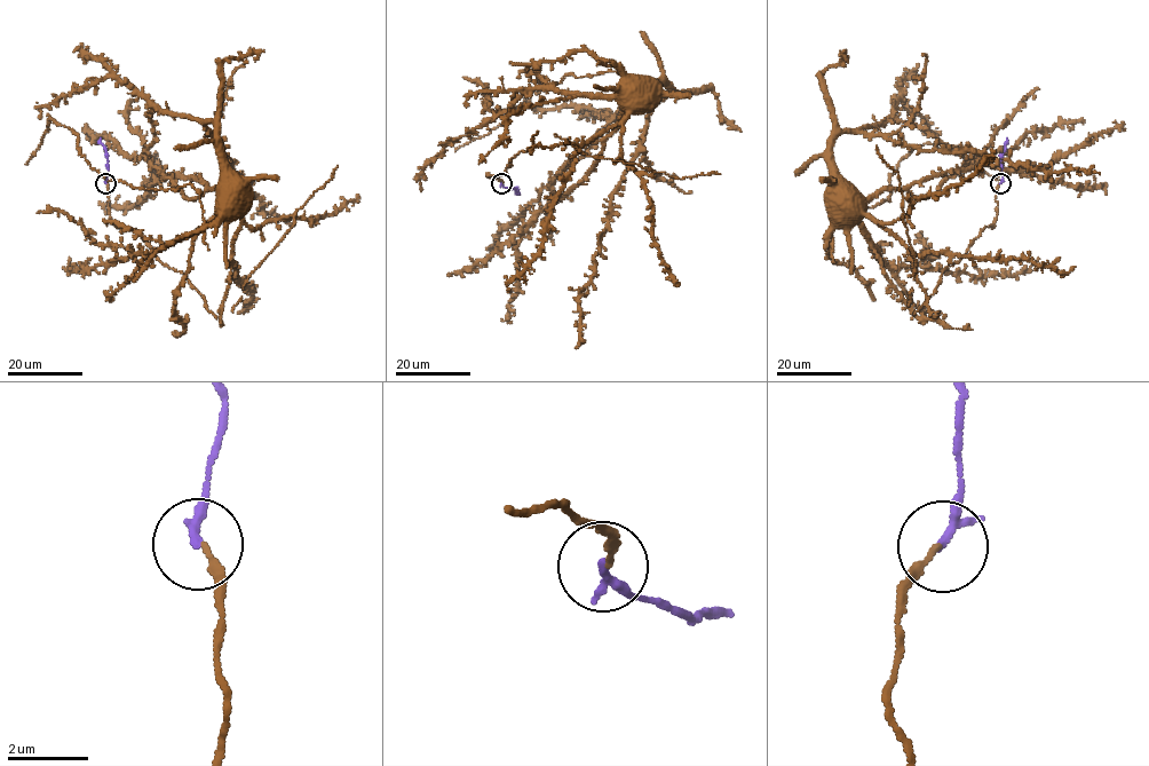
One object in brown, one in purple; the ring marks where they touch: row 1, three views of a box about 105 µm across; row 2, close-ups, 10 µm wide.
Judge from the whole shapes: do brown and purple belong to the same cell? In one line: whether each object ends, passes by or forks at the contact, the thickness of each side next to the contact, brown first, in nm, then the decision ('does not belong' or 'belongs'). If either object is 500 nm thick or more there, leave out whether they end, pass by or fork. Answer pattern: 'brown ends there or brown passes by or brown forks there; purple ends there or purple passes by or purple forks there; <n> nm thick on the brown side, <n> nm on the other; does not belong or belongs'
brown ends there; purple ends there; 140 nm thick on the brown side, 200 nm on the other; belongs

